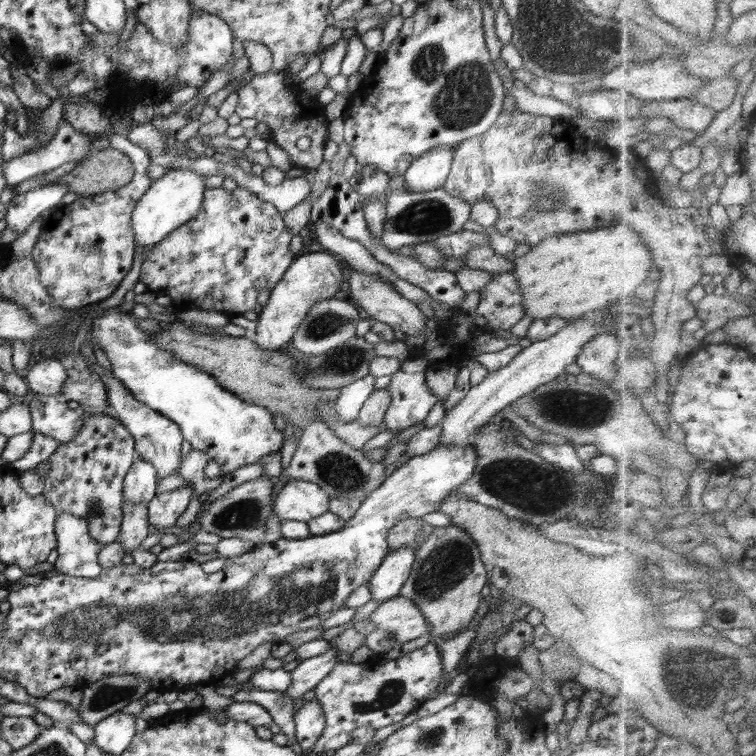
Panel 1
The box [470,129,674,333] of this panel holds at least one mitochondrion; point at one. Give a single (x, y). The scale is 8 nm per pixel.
(542, 195)

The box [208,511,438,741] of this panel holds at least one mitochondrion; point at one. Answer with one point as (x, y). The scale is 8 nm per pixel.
(390, 694)

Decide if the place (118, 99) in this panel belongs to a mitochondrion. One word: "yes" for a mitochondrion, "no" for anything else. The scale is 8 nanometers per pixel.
no

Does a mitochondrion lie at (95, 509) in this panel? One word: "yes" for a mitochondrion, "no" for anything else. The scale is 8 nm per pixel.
yes

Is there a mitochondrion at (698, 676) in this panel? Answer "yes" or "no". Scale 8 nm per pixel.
yes

